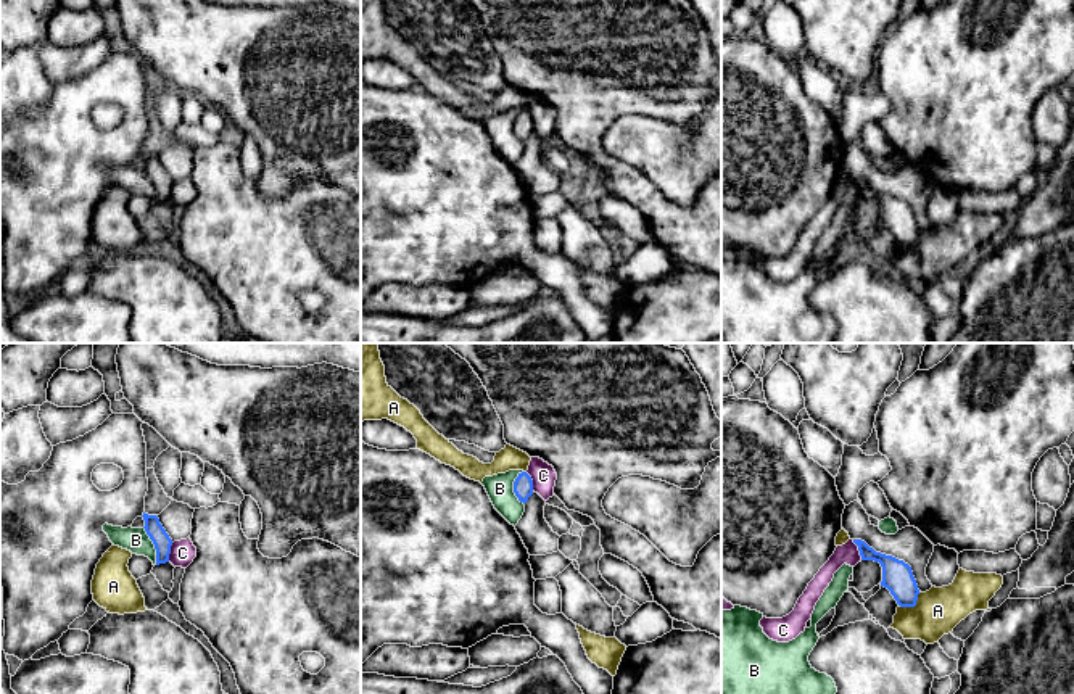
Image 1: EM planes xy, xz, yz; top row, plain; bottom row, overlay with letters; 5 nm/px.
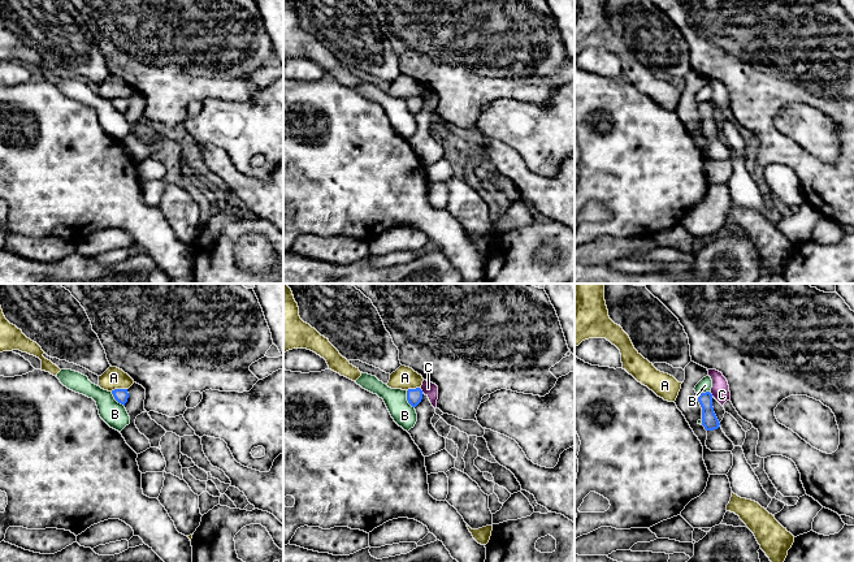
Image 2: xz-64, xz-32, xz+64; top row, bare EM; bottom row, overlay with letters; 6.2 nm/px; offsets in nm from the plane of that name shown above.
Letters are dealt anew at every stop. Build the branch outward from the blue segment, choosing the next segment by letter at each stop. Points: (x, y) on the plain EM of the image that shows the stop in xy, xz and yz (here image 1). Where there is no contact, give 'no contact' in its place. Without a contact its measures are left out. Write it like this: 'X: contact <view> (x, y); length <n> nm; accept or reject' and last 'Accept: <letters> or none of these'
A: contact yz (913, 245); length 130 nm; reject
B: contact xy (155, 185); length 200 nm; reject
C: contact yz (859, 189); length 120 nm; reject
Accept: none of these

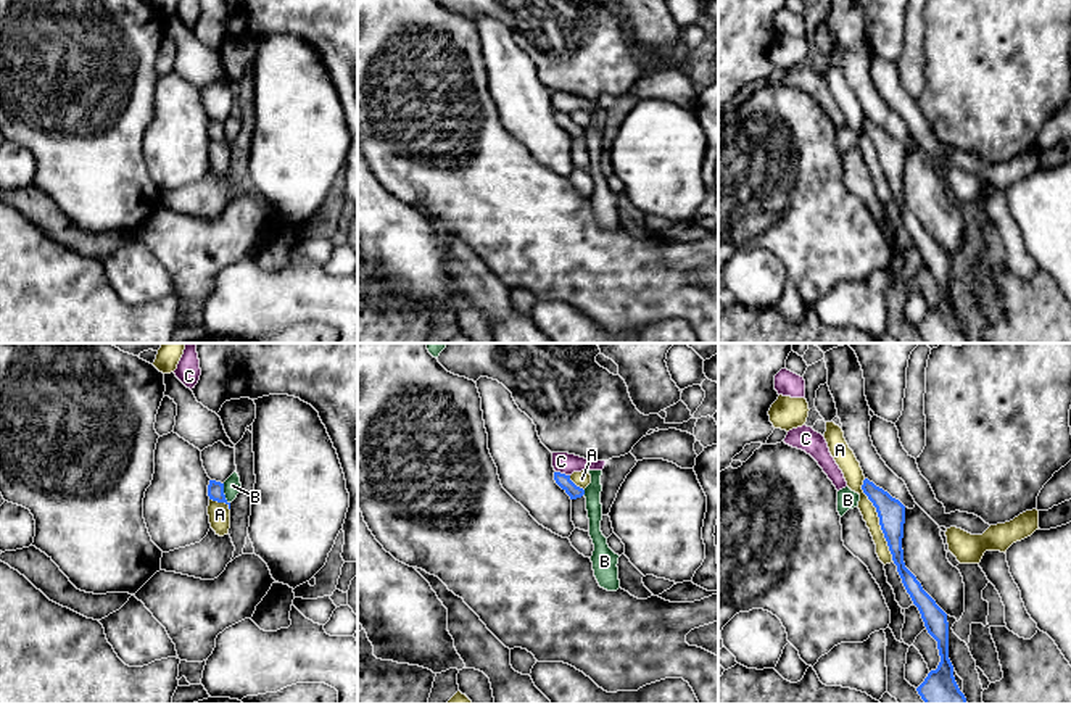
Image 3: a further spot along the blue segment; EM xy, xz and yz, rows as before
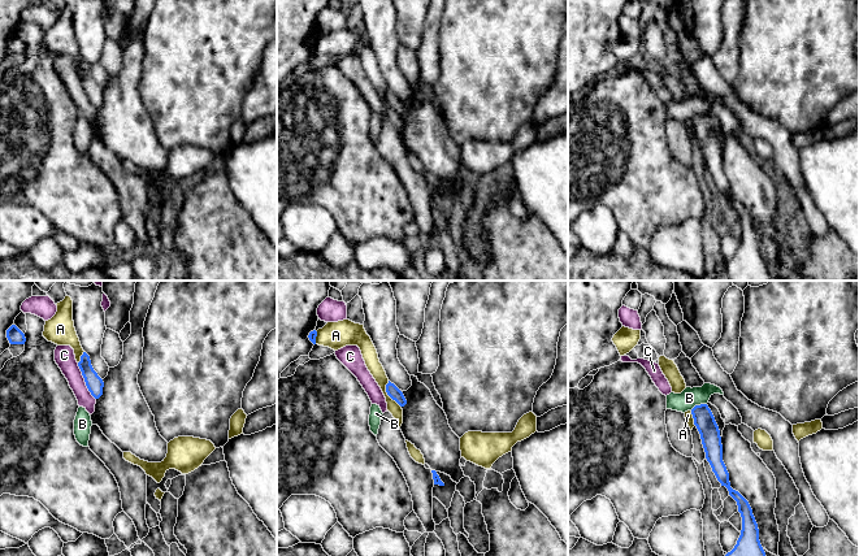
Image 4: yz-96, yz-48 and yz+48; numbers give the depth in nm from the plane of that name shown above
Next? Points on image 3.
A: contact yz (880, 160); length 440 nm; reject
B: contact xy (223, 132); length 110 nm; reject
C: contact xz (562, 113); length 80 nm; reject
Accept: none of these

